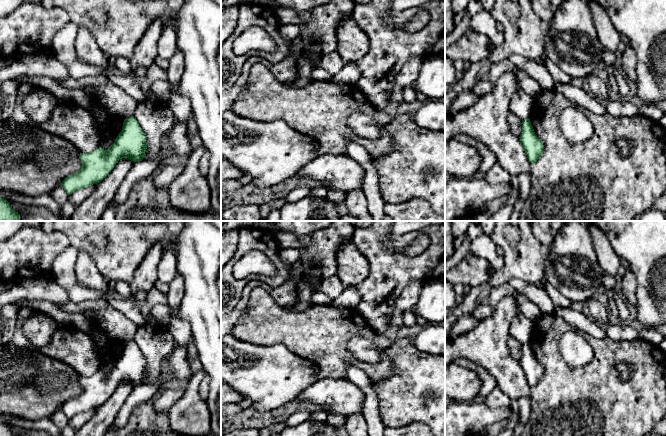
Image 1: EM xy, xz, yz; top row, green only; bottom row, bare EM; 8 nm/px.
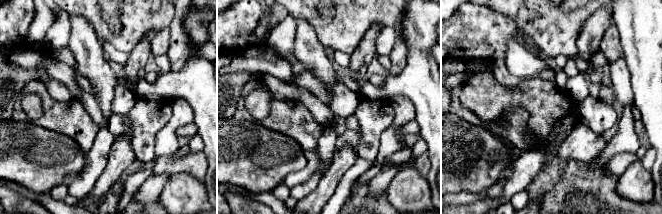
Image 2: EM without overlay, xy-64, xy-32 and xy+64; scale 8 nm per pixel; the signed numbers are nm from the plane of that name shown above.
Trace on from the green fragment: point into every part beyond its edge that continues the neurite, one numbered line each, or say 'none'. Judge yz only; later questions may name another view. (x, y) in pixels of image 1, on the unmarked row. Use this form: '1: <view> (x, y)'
none

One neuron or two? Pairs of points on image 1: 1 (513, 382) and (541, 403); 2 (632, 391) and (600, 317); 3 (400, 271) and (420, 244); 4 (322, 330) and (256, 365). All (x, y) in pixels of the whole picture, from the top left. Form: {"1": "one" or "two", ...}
{"1": "two", "2": "two", "3": "two", "4": "two"}

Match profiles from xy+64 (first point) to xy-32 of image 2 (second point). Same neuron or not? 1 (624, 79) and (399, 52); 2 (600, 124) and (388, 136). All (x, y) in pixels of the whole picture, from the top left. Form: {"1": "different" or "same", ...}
{"1": "same", "2": "different"}

